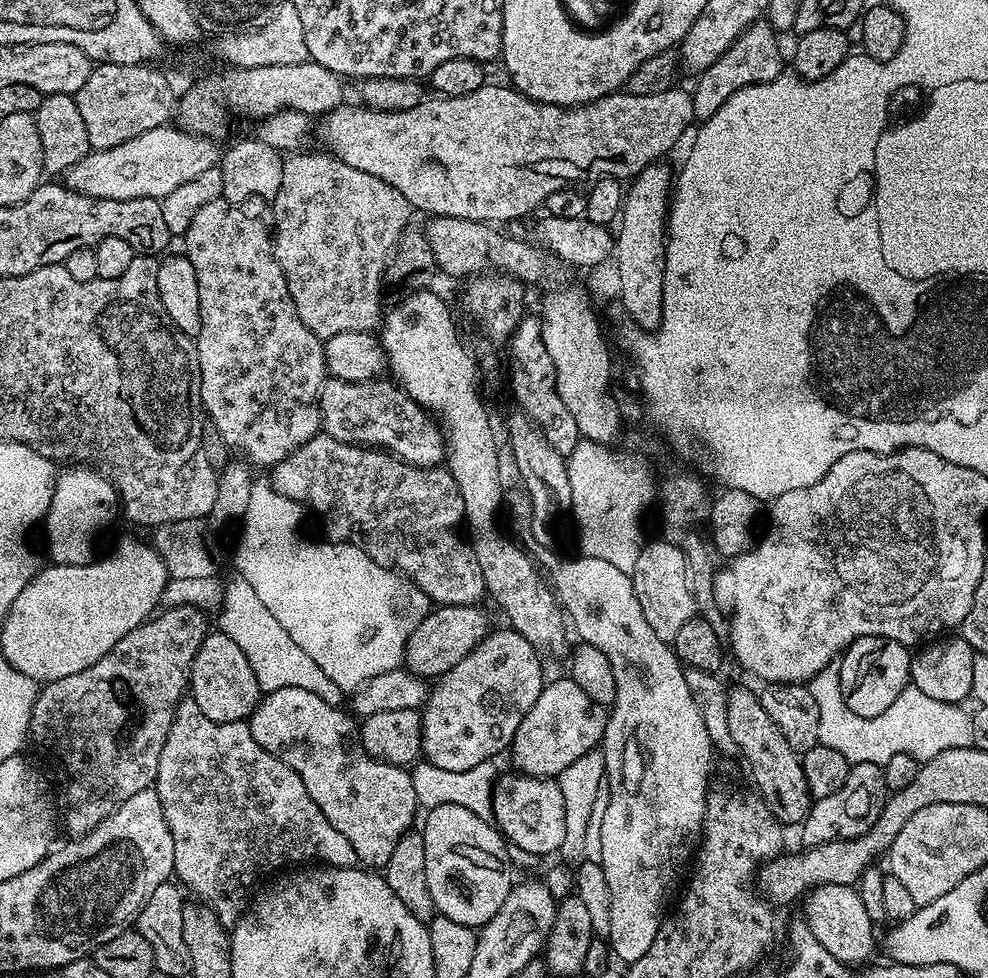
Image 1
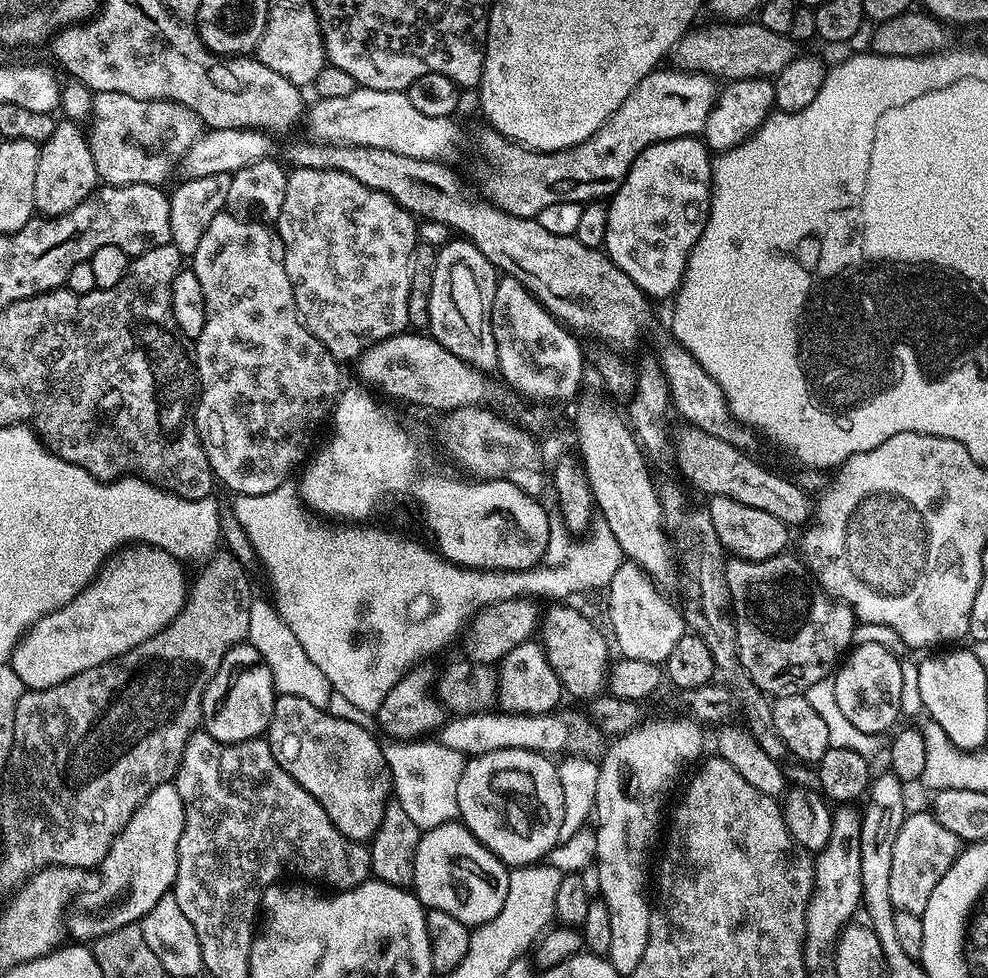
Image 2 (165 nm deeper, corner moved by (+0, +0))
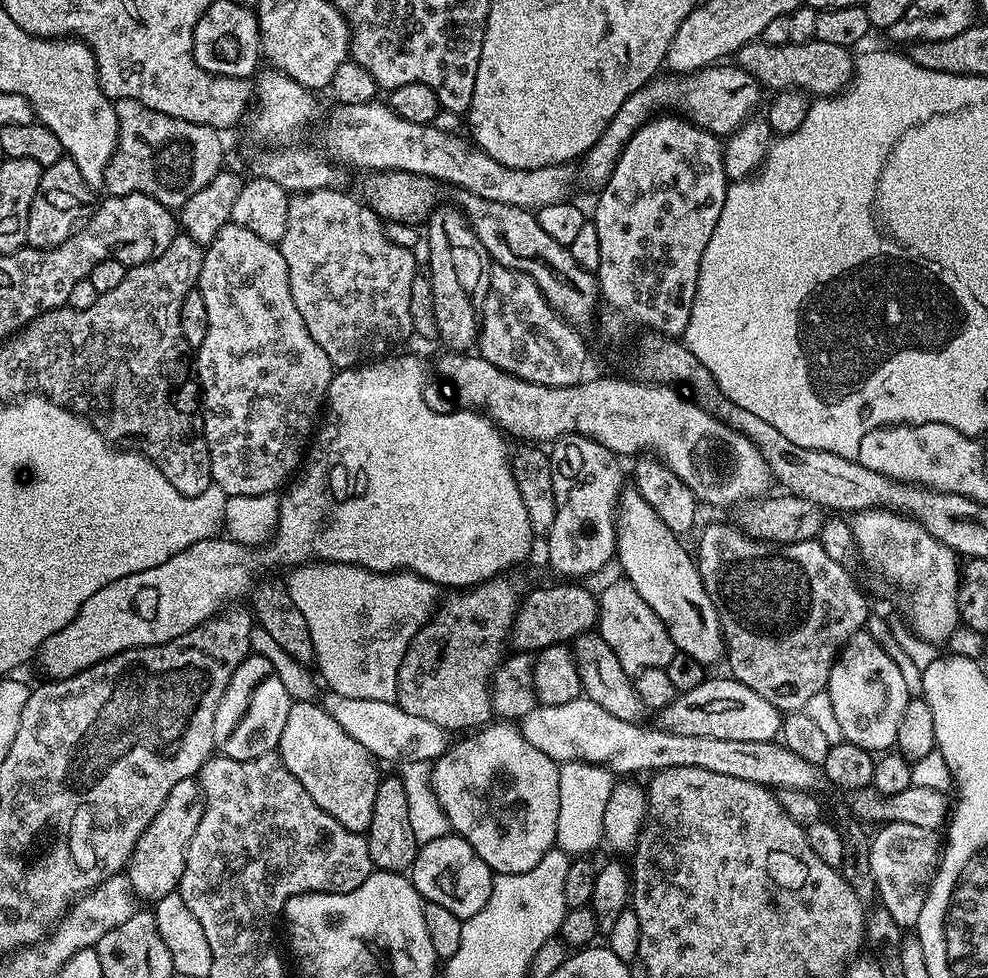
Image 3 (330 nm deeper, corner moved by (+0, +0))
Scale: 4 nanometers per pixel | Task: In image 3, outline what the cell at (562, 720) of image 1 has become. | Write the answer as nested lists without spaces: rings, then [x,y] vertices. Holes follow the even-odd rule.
[[[706,678],[694,690],[681,692],[677,695],[670,706],[659,709],[658,720],[659,727],[665,732],[674,734],[706,734],[706,738],[734,738],[738,742],[766,742],[767,740],[776,740],[780,734],[782,723],[782,713],[762,694],[754,694],[750,686],[742,686],[737,680],[725,678],[725,680],[712,680]]]

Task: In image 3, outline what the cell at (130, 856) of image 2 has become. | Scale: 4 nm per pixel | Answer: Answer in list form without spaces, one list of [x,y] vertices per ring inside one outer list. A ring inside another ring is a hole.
[[[199,779],[178,782],[174,790],[166,794],[162,810],[154,814],[154,822],[146,826],[142,838],[138,838],[136,849],[132,851],[132,859],[128,861],[126,875],[139,897],[144,899],[145,896],[149,902],[155,902],[179,889],[186,850],[190,846],[190,838],[194,838],[194,830],[198,830],[198,822],[202,822],[203,813],[204,791],[200,788]]]

